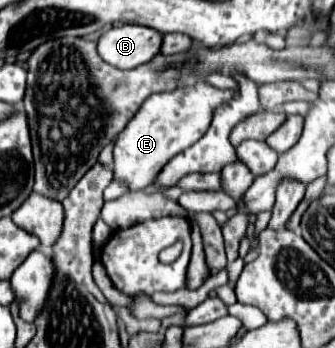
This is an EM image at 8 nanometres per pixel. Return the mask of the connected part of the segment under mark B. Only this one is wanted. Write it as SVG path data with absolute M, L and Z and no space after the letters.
M113 26L97 40L97 54L119 70L133 70L159 54L161 34L147 26Z

